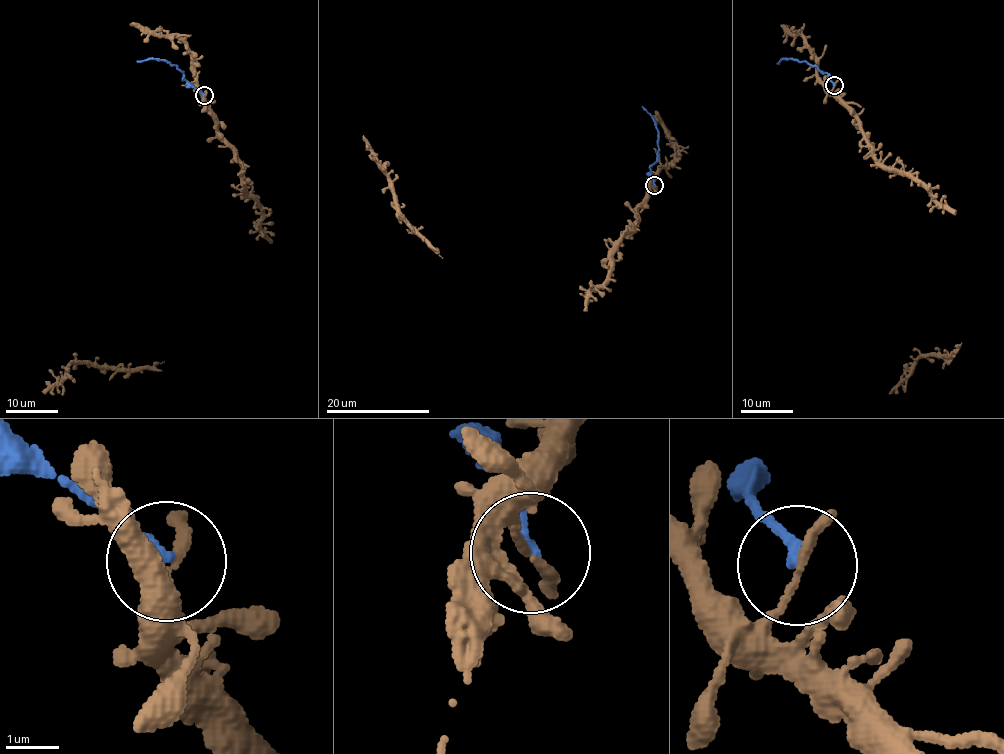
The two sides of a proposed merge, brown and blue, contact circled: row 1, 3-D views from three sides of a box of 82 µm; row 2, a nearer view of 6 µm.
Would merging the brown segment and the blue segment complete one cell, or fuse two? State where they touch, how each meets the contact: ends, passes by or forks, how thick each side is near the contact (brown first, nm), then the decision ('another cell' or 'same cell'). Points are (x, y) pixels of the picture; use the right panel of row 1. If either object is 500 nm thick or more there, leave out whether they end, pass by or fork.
(834, 85) | brown passes by | blue ends | 130/220 nm | another cell

